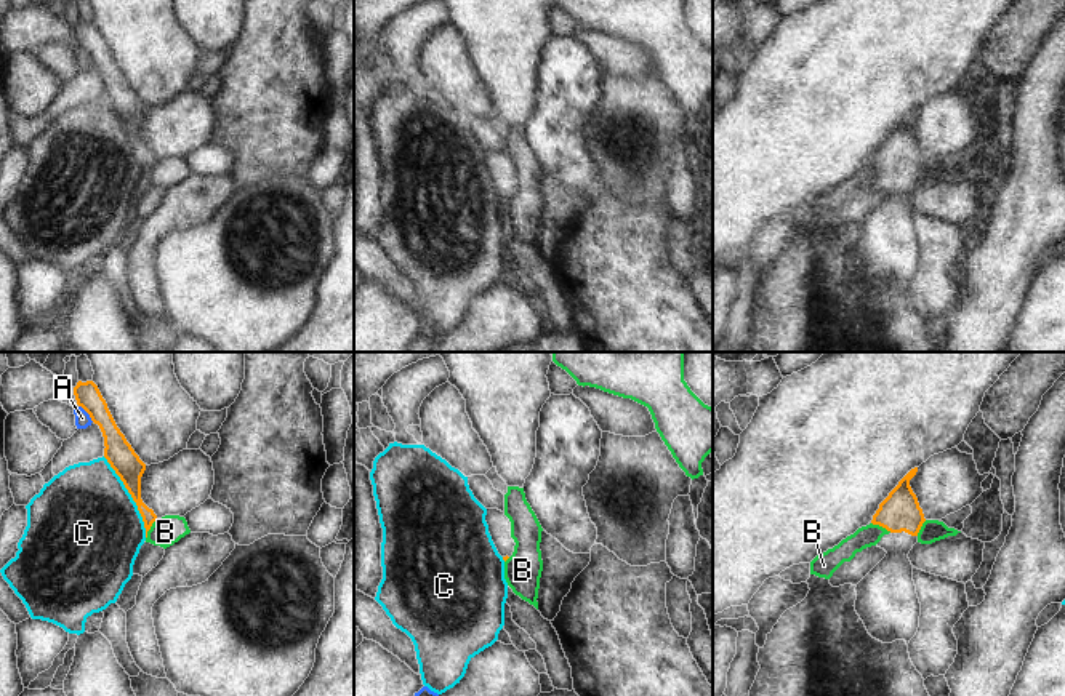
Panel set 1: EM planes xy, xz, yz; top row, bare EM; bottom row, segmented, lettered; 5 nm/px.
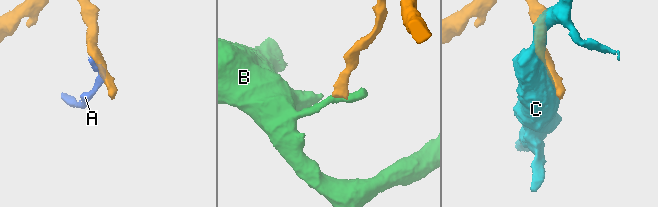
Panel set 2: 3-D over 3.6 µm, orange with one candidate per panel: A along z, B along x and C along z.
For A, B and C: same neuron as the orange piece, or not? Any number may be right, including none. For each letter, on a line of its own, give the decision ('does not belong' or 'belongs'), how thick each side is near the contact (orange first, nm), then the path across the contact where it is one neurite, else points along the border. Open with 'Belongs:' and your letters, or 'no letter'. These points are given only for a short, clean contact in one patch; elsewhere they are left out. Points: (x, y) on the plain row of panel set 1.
Belongs: no letter
A: does not belong; calibres 130 and 80 nm; border xy (79, 47), (93, 63)
B: does not belong; calibres 90 and 150 nm; border xy (159, 160), (152, 165), (146, 180)
C: does not belong; calibres 140 and 500 nm

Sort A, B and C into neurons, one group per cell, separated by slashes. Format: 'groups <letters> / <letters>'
groups A / B / C

